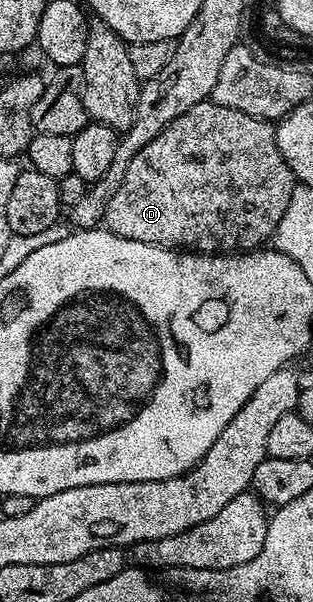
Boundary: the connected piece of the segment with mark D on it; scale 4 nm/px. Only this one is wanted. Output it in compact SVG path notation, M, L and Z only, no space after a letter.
M206 100L167 124L134 156L119 192L107 205L103 226L127 240L168 246L182 252L248 252L264 247L276 234L279 220L283 220L283 212L291 204L294 185L291 168L287 168L283 152L279 152L274 123Z

